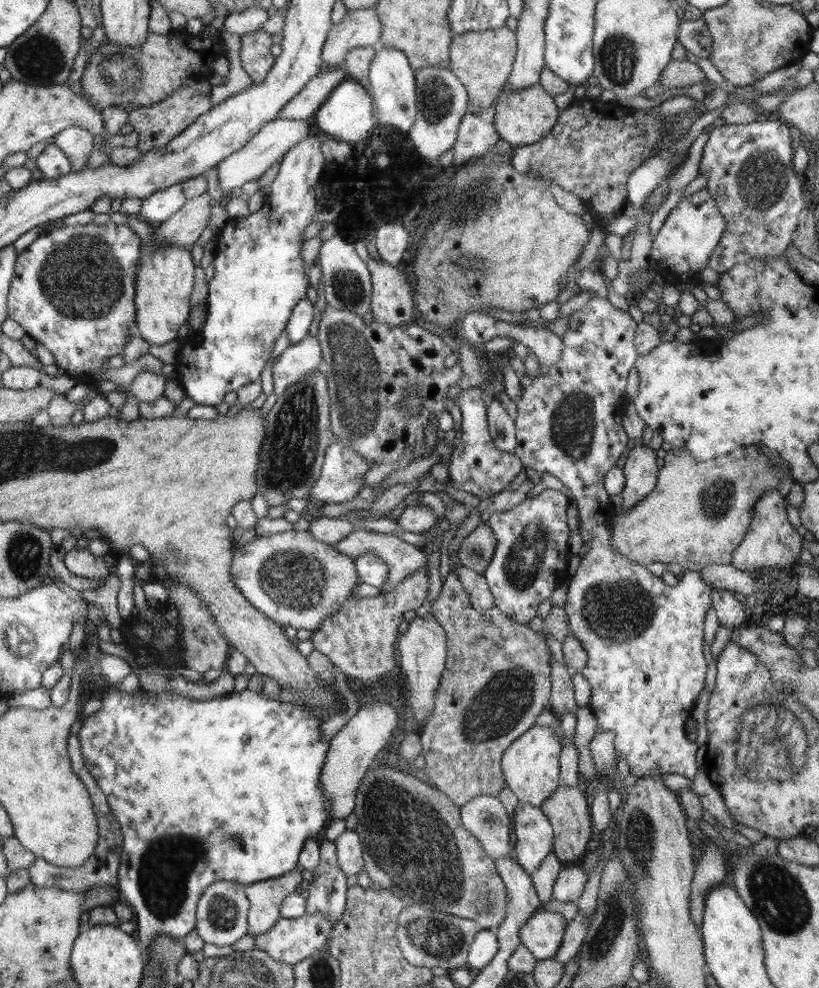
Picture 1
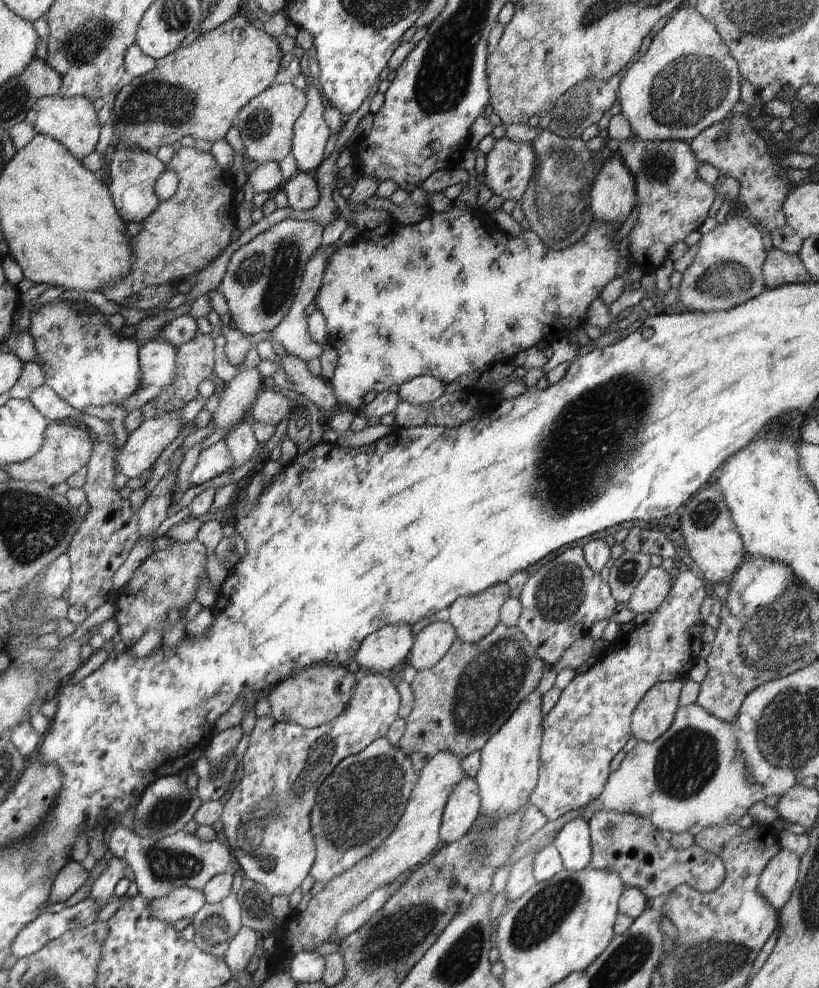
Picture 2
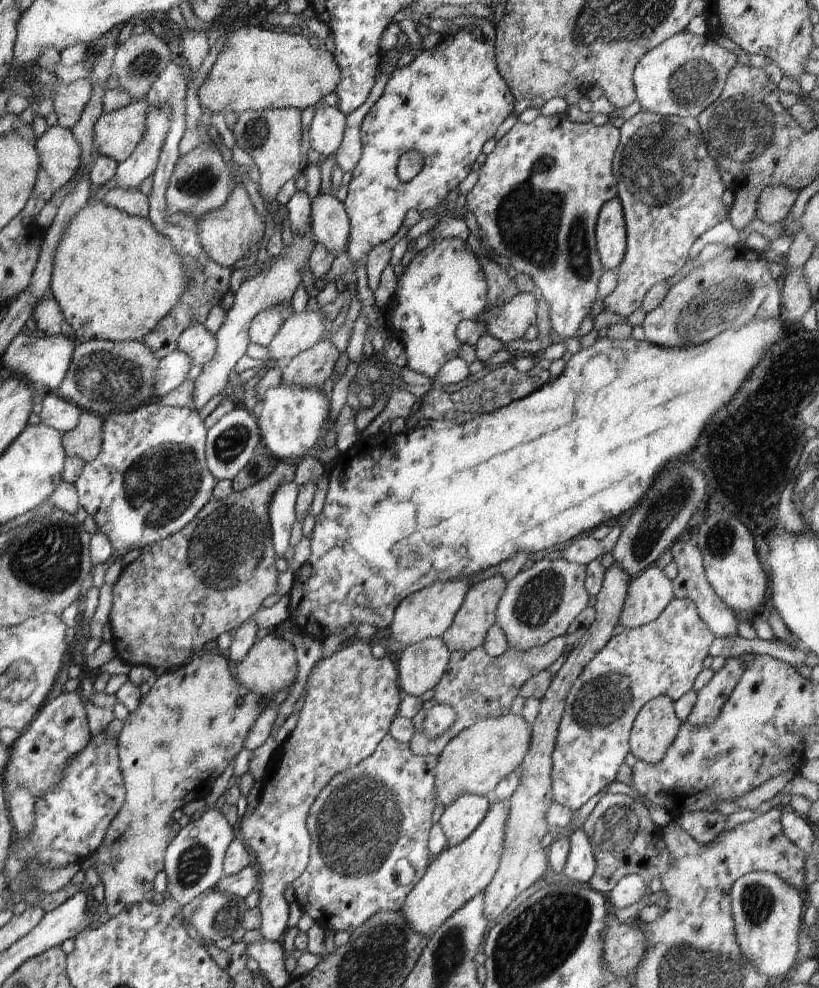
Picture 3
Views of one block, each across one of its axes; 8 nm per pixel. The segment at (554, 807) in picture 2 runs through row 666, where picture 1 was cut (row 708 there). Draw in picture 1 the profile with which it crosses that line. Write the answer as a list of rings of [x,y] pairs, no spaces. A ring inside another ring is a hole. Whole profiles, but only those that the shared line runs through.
[[[598,523],[594,526],[591,536],[593,537],[591,538],[589,552],[581,556],[581,563],[574,577],[567,578],[567,601],[563,609],[567,616],[571,634],[582,643],[584,650],[587,652],[587,663],[581,670],[581,673],[590,684],[591,694],[588,705],[592,708],[592,712],[596,717],[597,732],[610,730],[614,733],[615,758],[624,758],[626,760],[630,767],[630,774],[636,777],[650,774],[678,774],[685,776],[690,781],[694,781],[698,776],[697,772],[700,767],[696,765],[696,751],[699,747],[696,745],[696,742],[688,740],[685,724],[686,720],[691,718],[694,703],[705,685],[704,680],[706,680],[708,664],[704,657],[704,648],[702,647],[704,646],[703,628],[704,617],[712,605],[713,589],[700,577],[700,572],[690,569],[683,571],[682,576],[679,577],[680,581],[676,586],[665,584],[661,577],[653,576],[646,566],[626,558],[619,552],[615,552],[613,546],[611,546],[611,529],[608,524]]]

